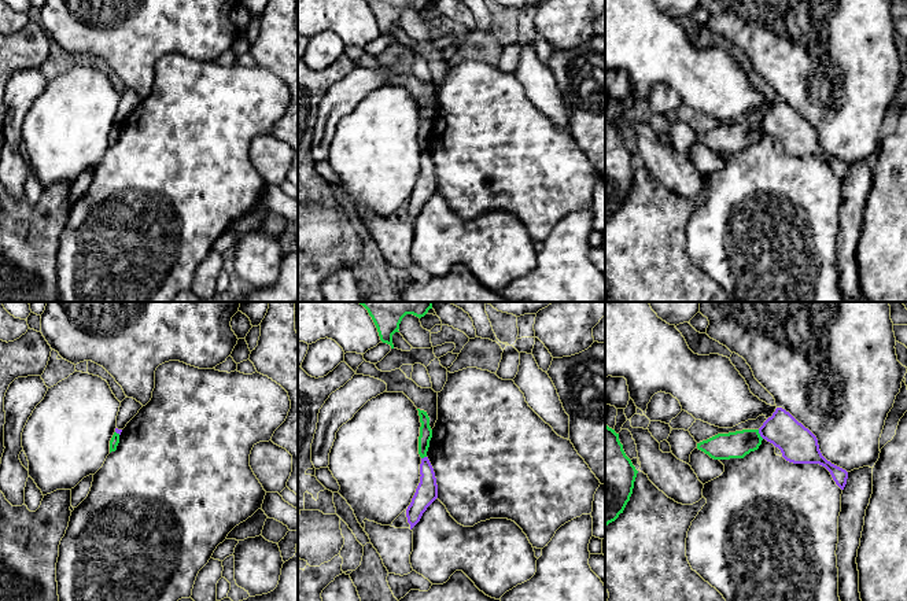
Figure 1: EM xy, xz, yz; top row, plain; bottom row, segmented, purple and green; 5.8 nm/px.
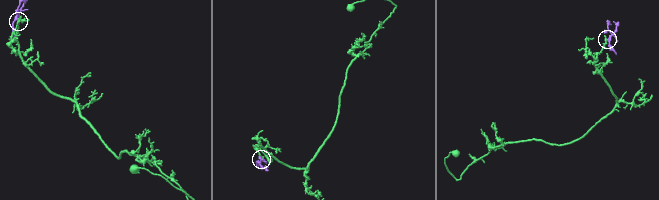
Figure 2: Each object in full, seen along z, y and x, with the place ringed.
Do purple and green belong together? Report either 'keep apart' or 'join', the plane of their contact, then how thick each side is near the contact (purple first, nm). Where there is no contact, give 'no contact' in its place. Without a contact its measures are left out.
keep apart; contact in yz; calibres 220 and 160 nm

